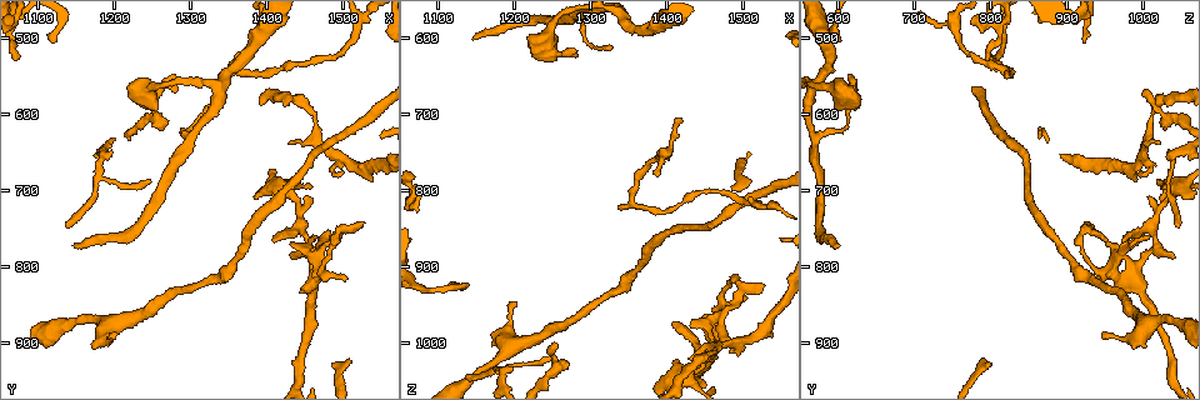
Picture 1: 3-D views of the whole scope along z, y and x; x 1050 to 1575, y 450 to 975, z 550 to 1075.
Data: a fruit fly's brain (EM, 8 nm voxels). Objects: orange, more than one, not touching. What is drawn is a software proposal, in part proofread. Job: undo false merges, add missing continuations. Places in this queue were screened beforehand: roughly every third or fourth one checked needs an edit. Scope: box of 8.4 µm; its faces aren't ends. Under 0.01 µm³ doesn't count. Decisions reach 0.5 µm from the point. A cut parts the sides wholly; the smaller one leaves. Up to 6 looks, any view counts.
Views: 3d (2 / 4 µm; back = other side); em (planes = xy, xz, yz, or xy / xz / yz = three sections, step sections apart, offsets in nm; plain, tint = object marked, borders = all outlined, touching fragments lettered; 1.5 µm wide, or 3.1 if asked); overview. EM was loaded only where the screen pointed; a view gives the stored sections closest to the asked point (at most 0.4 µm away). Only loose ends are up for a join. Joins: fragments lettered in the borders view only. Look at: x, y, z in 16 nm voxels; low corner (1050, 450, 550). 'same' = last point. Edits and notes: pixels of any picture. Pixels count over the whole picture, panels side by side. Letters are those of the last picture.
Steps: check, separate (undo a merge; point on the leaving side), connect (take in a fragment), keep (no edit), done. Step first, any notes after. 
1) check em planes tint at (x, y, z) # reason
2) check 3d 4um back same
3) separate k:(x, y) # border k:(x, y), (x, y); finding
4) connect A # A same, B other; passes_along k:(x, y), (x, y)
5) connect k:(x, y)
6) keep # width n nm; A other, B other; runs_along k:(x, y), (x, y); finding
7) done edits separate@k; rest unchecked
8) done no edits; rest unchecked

check 3d 2um at (1245, 685, 1020) # thin end

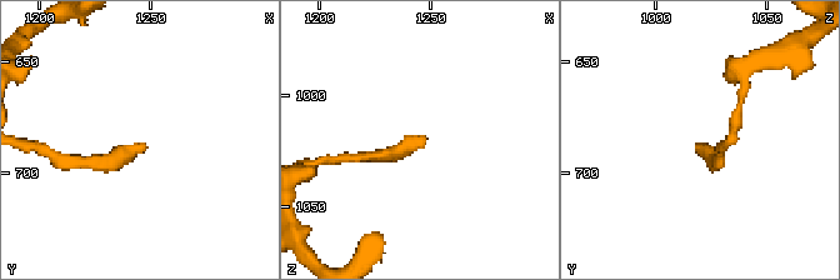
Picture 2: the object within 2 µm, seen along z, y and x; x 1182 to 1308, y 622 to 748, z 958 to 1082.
check em xy step 8 borders at (1247, 685, 1019) # need the tissue

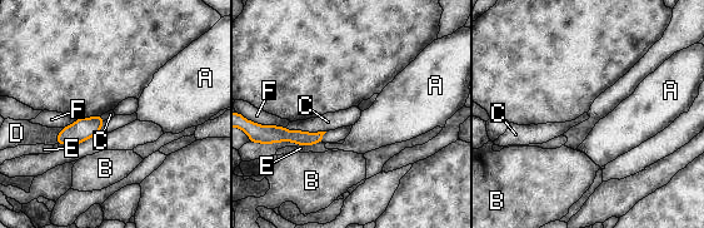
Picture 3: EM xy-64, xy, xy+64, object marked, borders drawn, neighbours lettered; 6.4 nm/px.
check em planes borders same

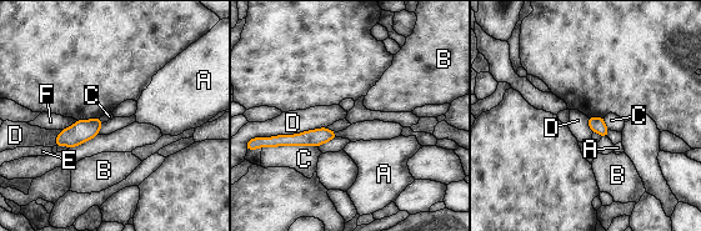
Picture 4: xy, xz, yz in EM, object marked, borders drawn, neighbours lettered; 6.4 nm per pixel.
keep # A other, B other, C other, D other, E other, F other; border 4:(325, 126), (269, 137); no lettered fragment goes on from it

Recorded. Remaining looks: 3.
check 3d 4um at (1205, 890, 945) # an open end

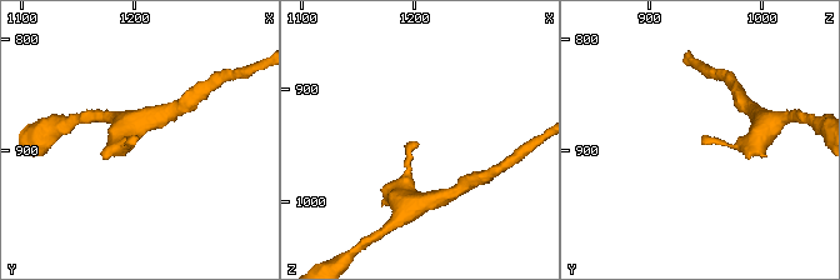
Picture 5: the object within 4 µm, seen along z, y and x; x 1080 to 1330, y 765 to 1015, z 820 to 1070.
check em planes borders at (1204, 888, 950)

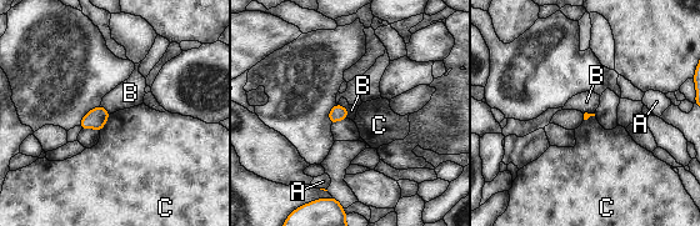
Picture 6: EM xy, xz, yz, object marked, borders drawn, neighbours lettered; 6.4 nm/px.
keep # A other, B other, C other; no lettered fragment goes on from it

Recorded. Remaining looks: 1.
done no edits; rest unchecked

